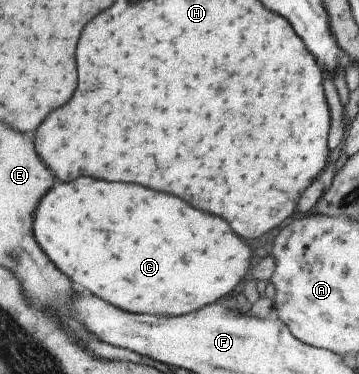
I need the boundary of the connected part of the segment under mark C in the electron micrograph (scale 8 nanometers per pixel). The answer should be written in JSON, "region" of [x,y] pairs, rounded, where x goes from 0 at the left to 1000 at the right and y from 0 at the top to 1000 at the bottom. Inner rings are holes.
{"region":[[[270,476],[164,492],[114,545],[103,636],[114,636],[114,658],[136,668],[148,701],[159,701],[214,765],[382,840],[504,845],[599,813],[688,743],[710,690],[705,658],[655,626],[643,599],[616,578],[554,561],[487,519],[460,519],[393,492],[292,487]]]}

